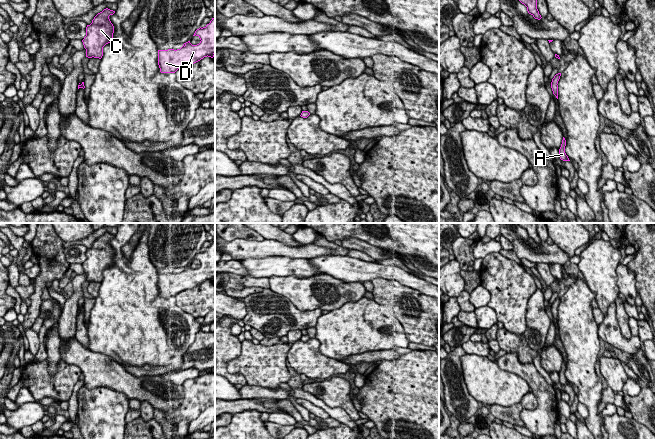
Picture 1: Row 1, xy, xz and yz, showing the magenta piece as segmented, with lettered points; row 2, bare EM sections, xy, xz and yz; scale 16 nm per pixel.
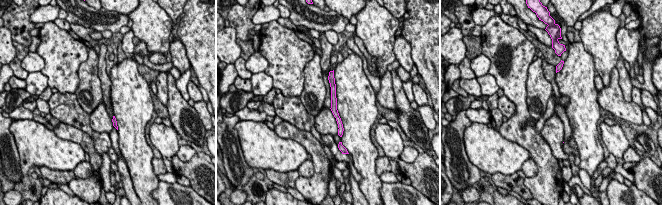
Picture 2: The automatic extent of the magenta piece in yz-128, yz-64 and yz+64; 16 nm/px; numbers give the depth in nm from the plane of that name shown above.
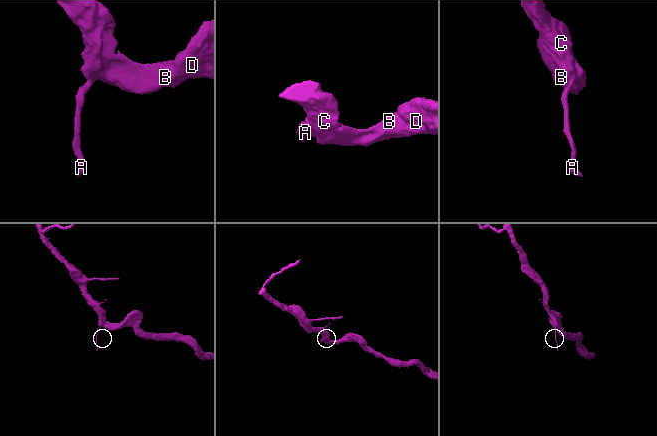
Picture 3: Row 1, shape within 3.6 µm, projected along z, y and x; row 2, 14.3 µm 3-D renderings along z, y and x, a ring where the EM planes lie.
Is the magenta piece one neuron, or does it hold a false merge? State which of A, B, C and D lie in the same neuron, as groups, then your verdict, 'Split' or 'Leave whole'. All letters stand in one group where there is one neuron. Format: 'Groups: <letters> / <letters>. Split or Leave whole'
Groups: A B C D. Leave whole

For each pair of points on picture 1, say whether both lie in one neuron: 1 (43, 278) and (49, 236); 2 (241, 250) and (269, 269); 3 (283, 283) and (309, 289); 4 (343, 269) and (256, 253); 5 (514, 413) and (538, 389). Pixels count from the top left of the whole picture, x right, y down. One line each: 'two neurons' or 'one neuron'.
1: one neuron
2: two neurons
3: one neuron
4: two neurons
5: two neurons

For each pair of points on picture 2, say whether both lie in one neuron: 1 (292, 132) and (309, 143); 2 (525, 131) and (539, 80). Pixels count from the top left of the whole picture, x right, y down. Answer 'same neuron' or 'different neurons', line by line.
1: same neuron
2: different neurons

